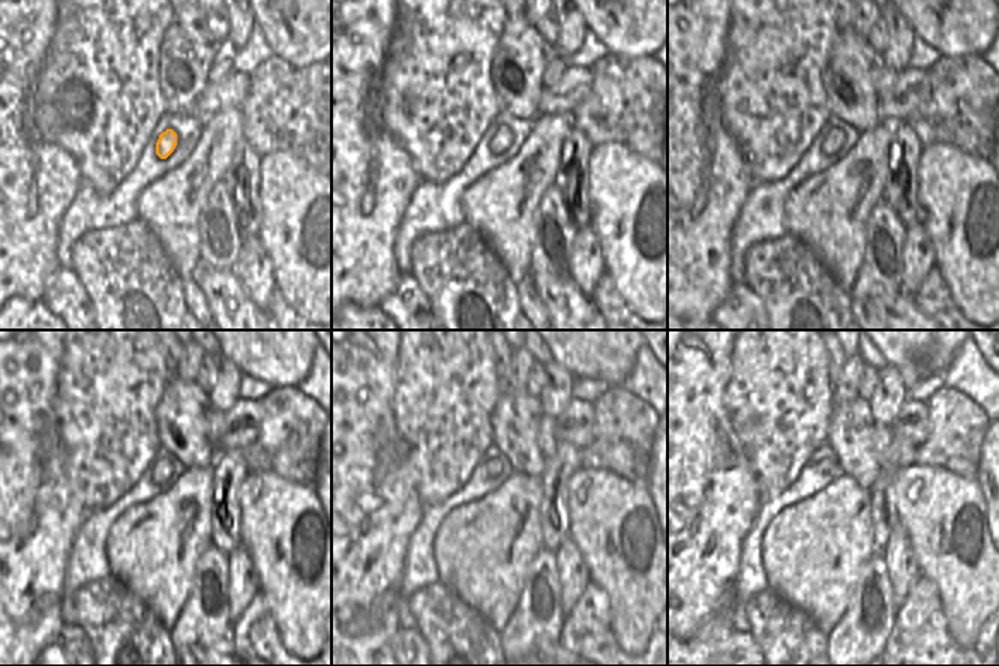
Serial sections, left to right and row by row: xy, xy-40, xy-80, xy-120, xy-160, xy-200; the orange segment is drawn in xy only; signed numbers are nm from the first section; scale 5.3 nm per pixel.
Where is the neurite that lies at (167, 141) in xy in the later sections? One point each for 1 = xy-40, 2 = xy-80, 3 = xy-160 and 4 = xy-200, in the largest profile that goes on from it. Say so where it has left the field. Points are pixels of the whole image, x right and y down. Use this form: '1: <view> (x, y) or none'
1: xy-40 (501, 140)
2: xy-80 (834, 140)
3: xy-160 (500, 468)
4: xy-200 (831, 468)

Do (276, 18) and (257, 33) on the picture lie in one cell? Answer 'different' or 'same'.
different

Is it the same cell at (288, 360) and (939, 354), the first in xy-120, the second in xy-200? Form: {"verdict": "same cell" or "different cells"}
{"verdict": "same cell"}

